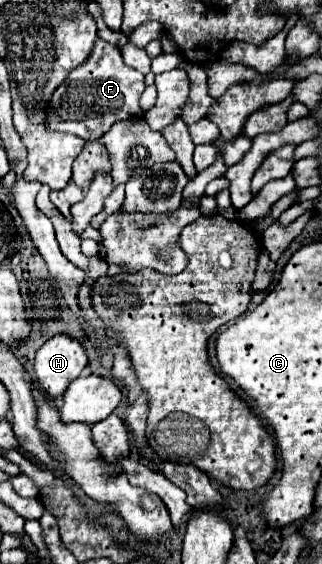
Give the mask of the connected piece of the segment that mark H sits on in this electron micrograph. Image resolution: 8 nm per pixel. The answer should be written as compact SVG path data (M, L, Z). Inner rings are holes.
M66 334L46 340L34 358L34 372L40 390L48 398L60 398L86 364L88 358L78 340L68 338Z

